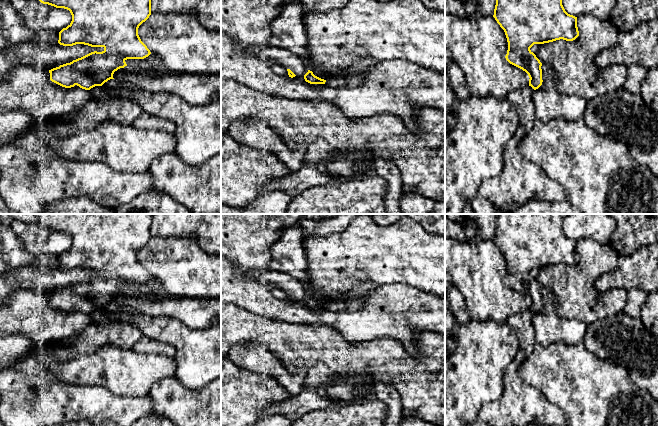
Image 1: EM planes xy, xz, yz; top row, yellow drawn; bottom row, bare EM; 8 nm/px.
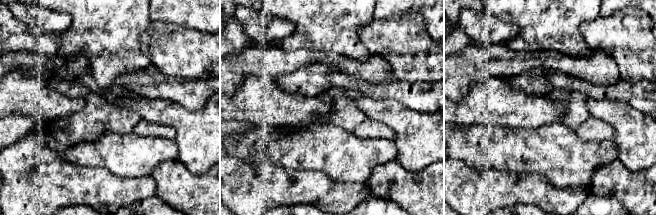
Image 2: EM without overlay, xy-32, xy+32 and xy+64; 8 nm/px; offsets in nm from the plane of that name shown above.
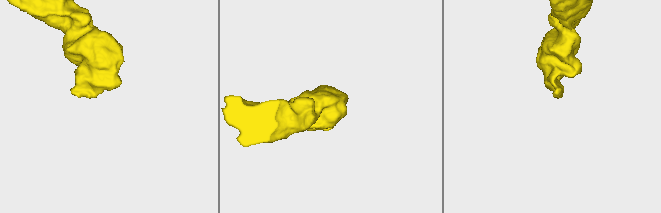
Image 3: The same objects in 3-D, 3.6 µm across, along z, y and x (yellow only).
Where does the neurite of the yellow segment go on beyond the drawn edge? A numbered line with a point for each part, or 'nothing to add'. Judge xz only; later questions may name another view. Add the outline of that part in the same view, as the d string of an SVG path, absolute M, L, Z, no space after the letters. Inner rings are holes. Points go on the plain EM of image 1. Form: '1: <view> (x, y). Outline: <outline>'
1: xz (284, 281). Outline: M268 268L251 270L246 273L250 278L260 283L290 293L296 300L304 300L309 294L298 280L287 273L271 271Z

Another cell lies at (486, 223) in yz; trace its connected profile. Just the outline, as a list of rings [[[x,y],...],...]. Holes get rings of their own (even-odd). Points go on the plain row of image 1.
[[[445,214],[451,221],[462,221],[468,218],[477,225],[476,238],[493,240],[498,214]]]

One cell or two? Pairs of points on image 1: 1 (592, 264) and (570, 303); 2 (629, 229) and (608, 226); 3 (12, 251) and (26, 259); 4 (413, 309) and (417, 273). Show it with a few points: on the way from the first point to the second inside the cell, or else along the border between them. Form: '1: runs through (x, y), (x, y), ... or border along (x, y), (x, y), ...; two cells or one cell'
1: runs through (583, 274), (575, 284), (575, 293); one cell
2: border along (616, 224), (608, 243); two cells
3: runs through (15, 254), (23, 258); one cell
4: border along (392, 283), (410, 285), (434, 294); two cells

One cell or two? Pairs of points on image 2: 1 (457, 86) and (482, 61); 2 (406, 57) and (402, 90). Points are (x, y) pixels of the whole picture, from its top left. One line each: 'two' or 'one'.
1: one
2: two

